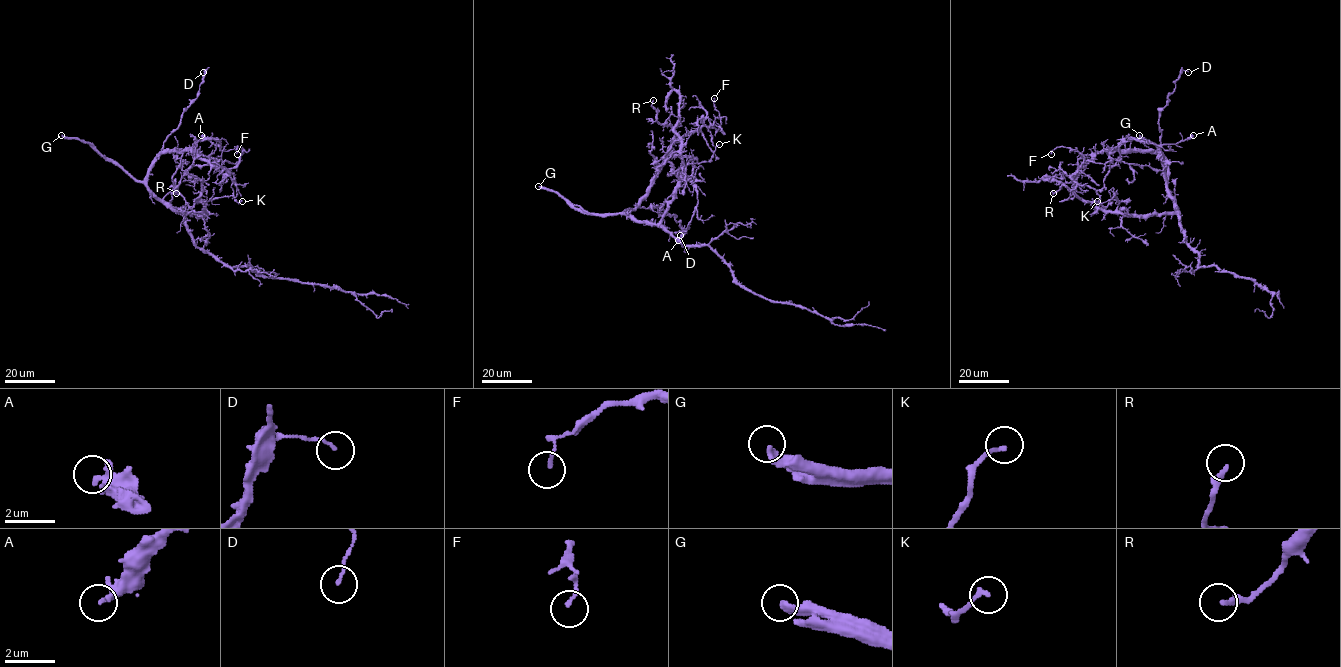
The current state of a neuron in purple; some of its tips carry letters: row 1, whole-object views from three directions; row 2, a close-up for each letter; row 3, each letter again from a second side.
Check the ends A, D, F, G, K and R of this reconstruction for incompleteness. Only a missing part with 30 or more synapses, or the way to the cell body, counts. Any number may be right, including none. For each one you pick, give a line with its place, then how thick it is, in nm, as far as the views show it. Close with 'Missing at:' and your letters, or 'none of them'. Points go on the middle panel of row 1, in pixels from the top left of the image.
G: (538, 186) | 260 nm
Missing at: G

